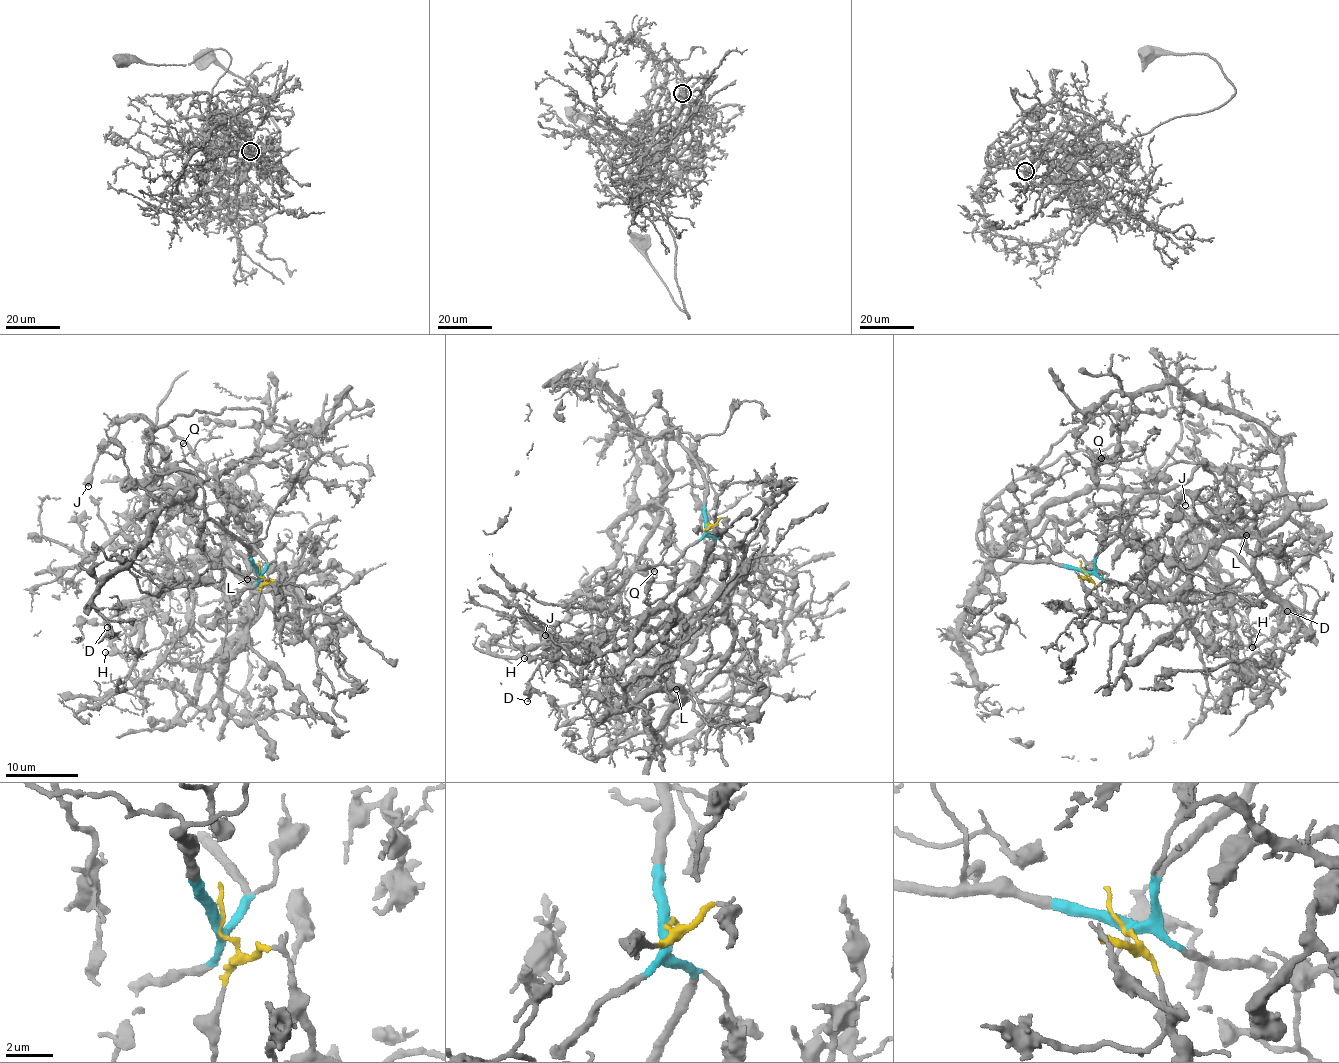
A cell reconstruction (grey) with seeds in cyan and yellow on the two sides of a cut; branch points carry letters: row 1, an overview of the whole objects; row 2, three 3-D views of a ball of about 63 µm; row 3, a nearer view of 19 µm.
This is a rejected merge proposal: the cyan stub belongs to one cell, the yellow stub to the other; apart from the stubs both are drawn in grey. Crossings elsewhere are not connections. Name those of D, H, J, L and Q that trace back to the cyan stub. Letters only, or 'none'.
D, H, J, Q

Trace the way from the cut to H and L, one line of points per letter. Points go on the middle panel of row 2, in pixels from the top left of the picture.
H: (708, 523), (706, 533), (674, 562), (661, 609), (636, 630), (611, 641), (566, 645), (546, 657), (524, 658)
L: (708, 523), (725, 519), (735, 553), (725, 602), (732, 643), (701, 685), (676, 690)

